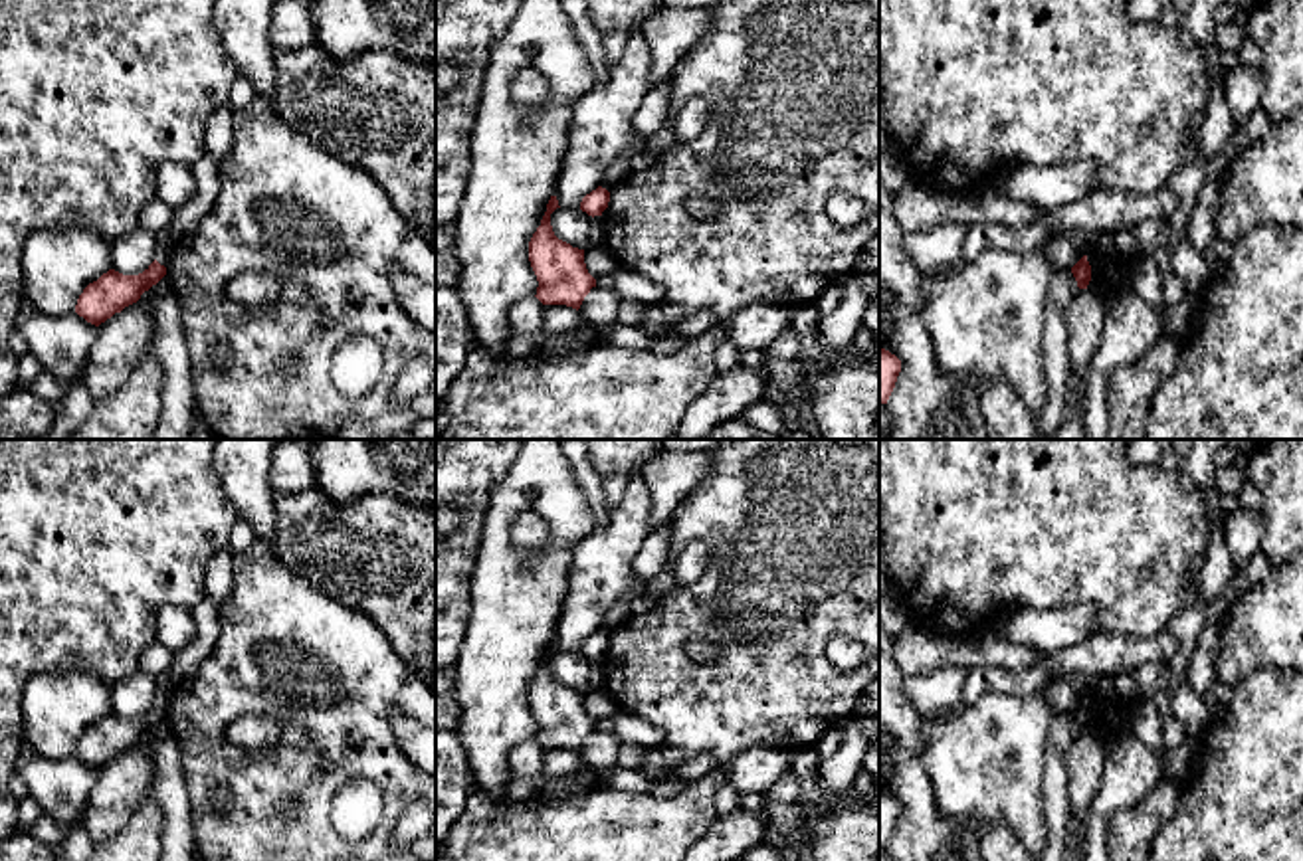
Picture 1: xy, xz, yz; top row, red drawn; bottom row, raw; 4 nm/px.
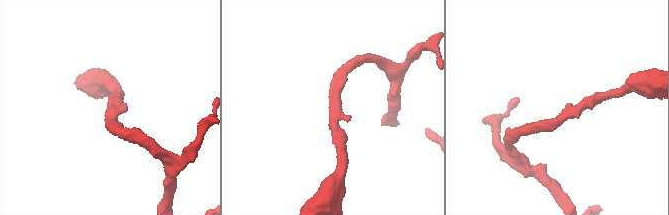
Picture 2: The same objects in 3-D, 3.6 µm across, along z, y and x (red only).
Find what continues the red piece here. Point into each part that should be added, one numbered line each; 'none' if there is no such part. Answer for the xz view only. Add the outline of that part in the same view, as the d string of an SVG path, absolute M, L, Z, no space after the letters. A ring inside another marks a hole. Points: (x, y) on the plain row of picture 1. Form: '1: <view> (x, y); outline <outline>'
1: xz (618, 612); outline M632 574L624 596L606 612L604 623L600 627L602 631L610 635L616 627L620 627L626 620L630 620L628 600L644 594L646 584L648 584L646 580Z

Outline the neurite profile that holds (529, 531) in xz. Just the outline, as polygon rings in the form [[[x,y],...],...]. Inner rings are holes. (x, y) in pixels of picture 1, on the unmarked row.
[[[525,513],[513,525],[513,538],[523,560],[531,560],[549,542],[549,526],[541,517]]]

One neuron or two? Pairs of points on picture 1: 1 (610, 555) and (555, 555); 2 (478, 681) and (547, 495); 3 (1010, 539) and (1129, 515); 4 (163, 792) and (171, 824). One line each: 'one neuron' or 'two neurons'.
1: two neurons
2: one neuron
3: one neuron
4: one neuron

